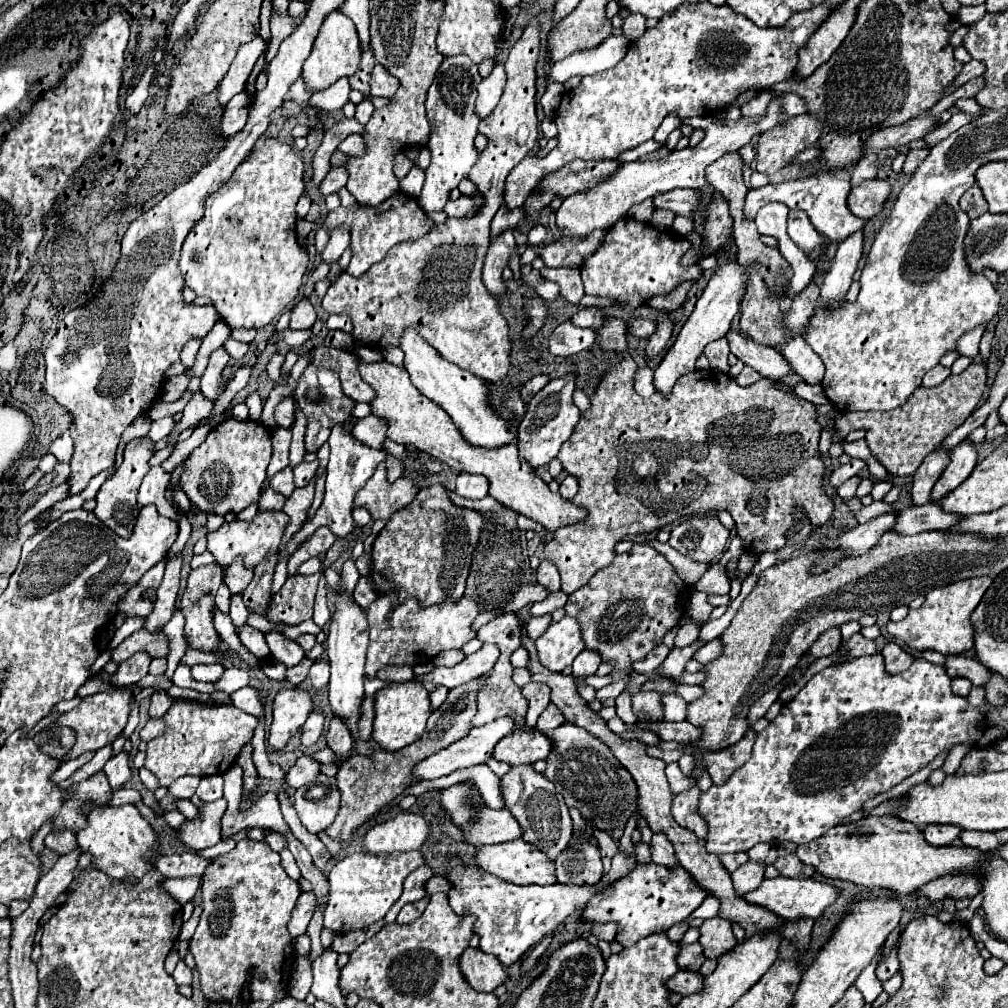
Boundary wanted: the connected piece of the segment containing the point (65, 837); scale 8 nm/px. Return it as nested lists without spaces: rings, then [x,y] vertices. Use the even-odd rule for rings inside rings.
[[[52,831],[45,840],[45,845],[59,853],[59,855],[69,855],[71,849],[75,851],[77,845],[77,835],[70,831]]]

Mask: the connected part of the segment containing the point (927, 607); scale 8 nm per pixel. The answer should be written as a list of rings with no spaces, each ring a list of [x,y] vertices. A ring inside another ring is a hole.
[[[973,577],[973,579],[965,579],[959,583],[945,585],[945,587],[937,587],[933,591],[929,591],[925,597],[925,603],[919,609],[911,609],[903,621],[899,621],[899,623],[889,621],[887,631],[893,637],[905,641],[909,647],[919,649],[919,651],[929,647],[943,655],[965,653],[975,643],[975,629],[969,621],[969,611],[973,607],[977,607],[977,603],[981,601],[981,597],[983,597],[985,589],[991,585],[991,581],[993,581],[991,577]]]

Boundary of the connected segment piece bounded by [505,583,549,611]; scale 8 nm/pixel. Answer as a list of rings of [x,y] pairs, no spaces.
[[[529,583],[529,585],[523,585],[523,587],[515,593],[513,601],[505,607],[505,611],[519,611],[521,607],[525,607],[525,605],[529,605],[529,603],[543,601],[547,595],[549,595],[549,593],[547,593],[547,591],[545,591],[539,583]]]

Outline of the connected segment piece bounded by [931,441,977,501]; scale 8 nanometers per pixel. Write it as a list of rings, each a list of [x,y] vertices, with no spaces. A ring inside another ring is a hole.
[[[963,441],[961,445],[957,445],[951,451],[949,467],[943,471],[939,481],[935,483],[935,487],[931,491],[931,499],[941,501],[945,495],[949,495],[953,489],[957,489],[957,485],[961,485],[971,475],[975,463],[977,463],[975,445],[971,445],[969,441]]]

